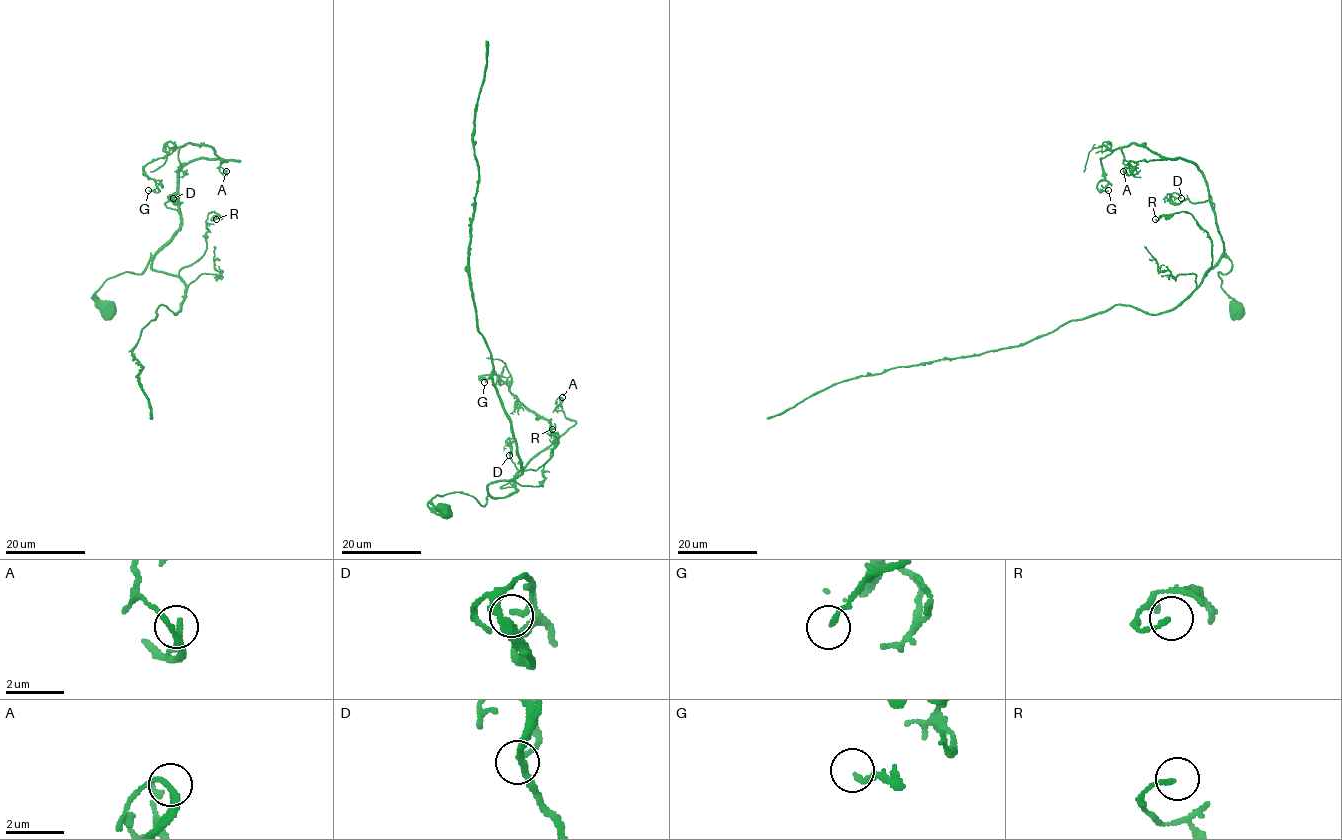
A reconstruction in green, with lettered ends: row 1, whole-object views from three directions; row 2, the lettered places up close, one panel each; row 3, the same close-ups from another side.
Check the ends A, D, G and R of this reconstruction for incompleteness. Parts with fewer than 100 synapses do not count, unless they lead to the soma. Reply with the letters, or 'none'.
none

